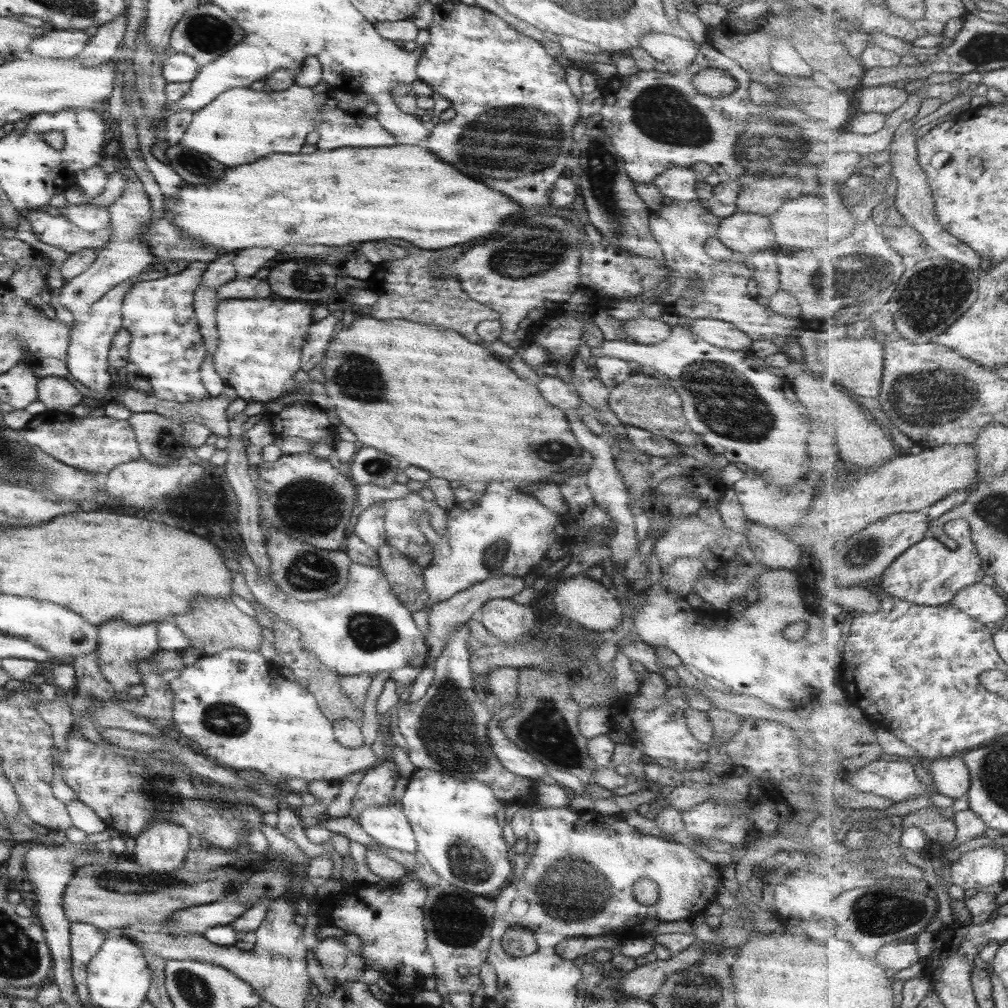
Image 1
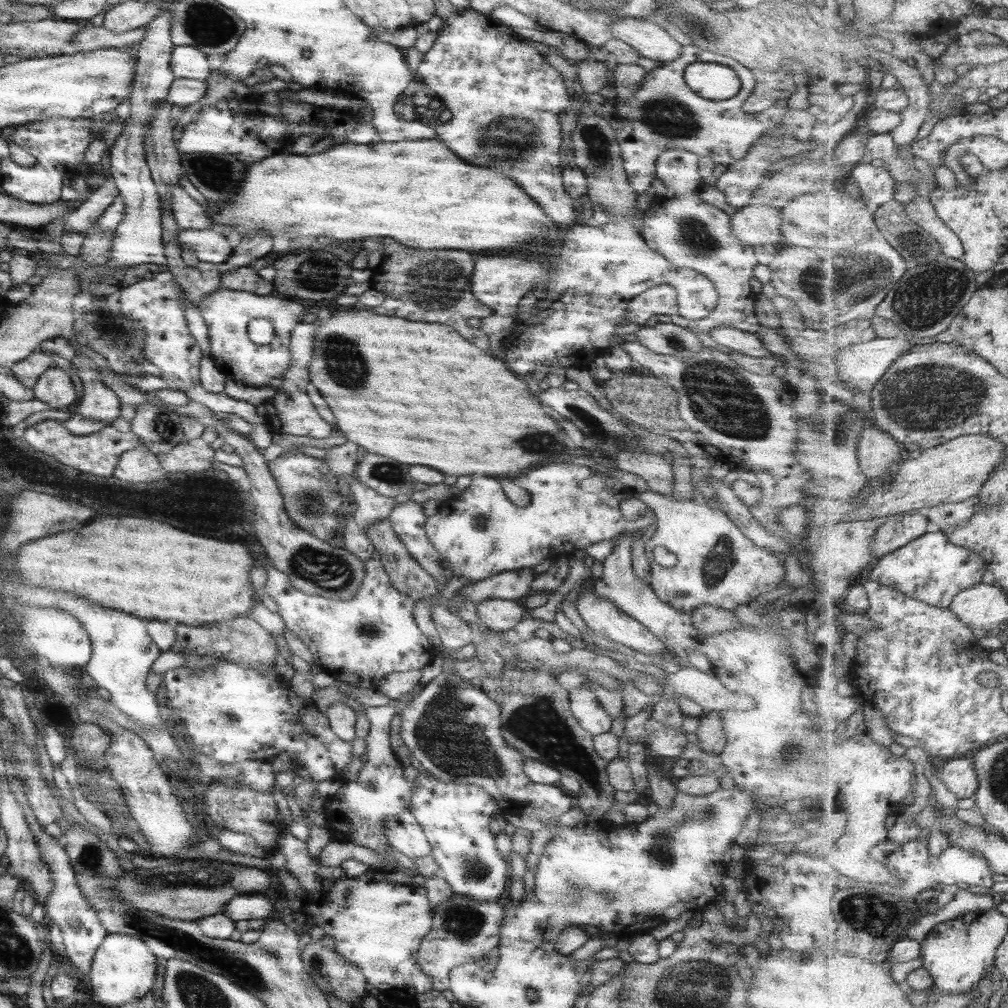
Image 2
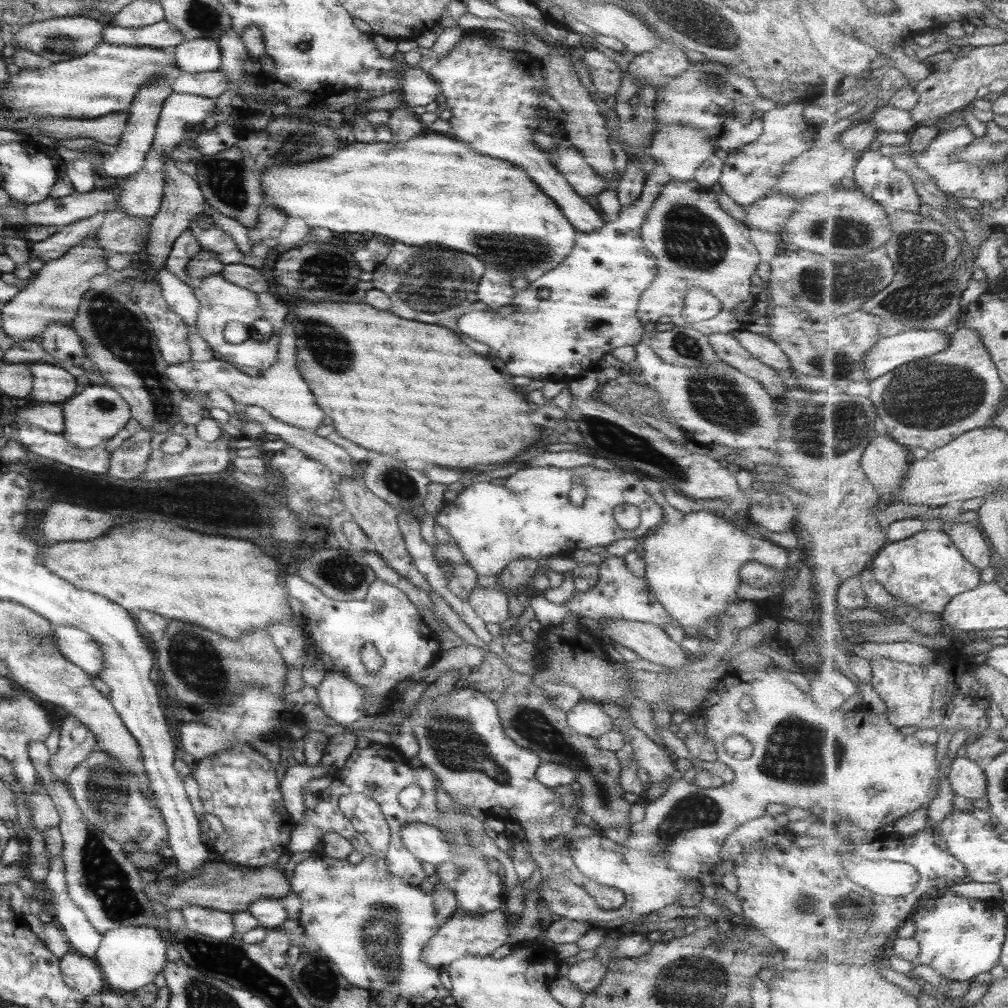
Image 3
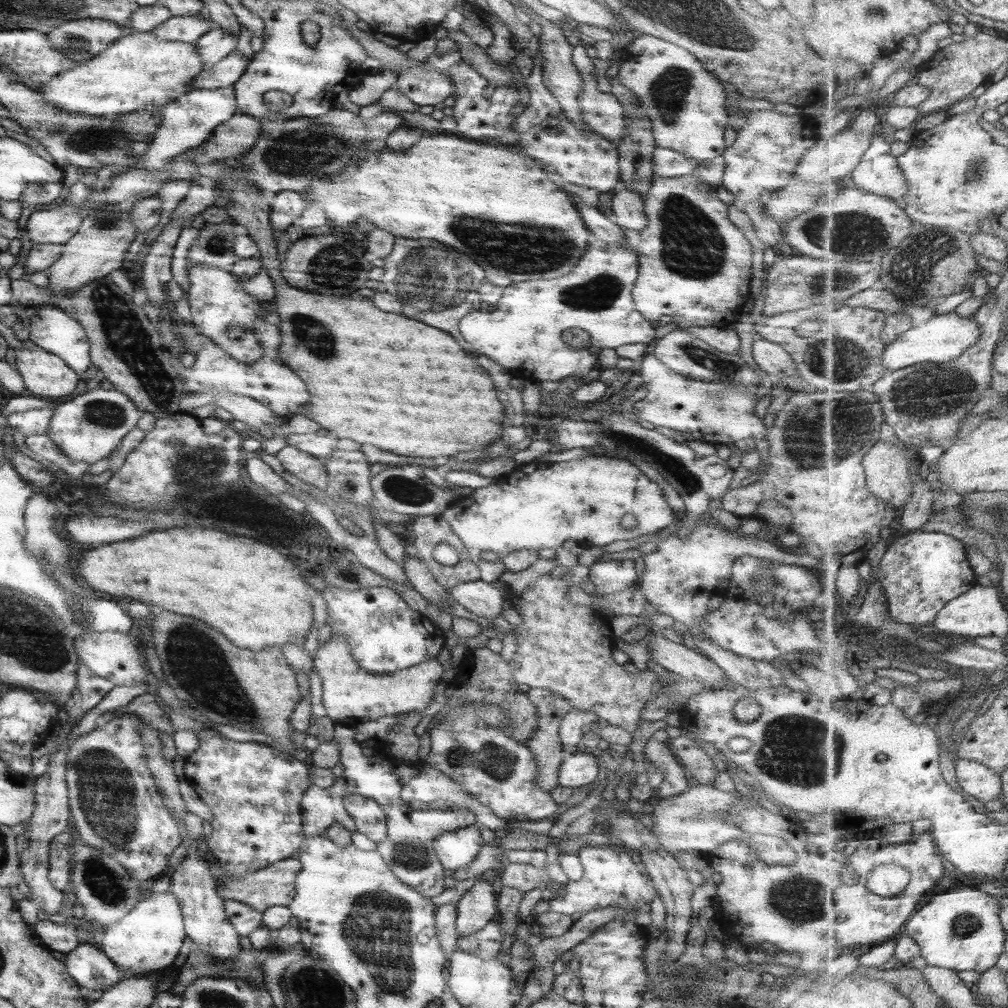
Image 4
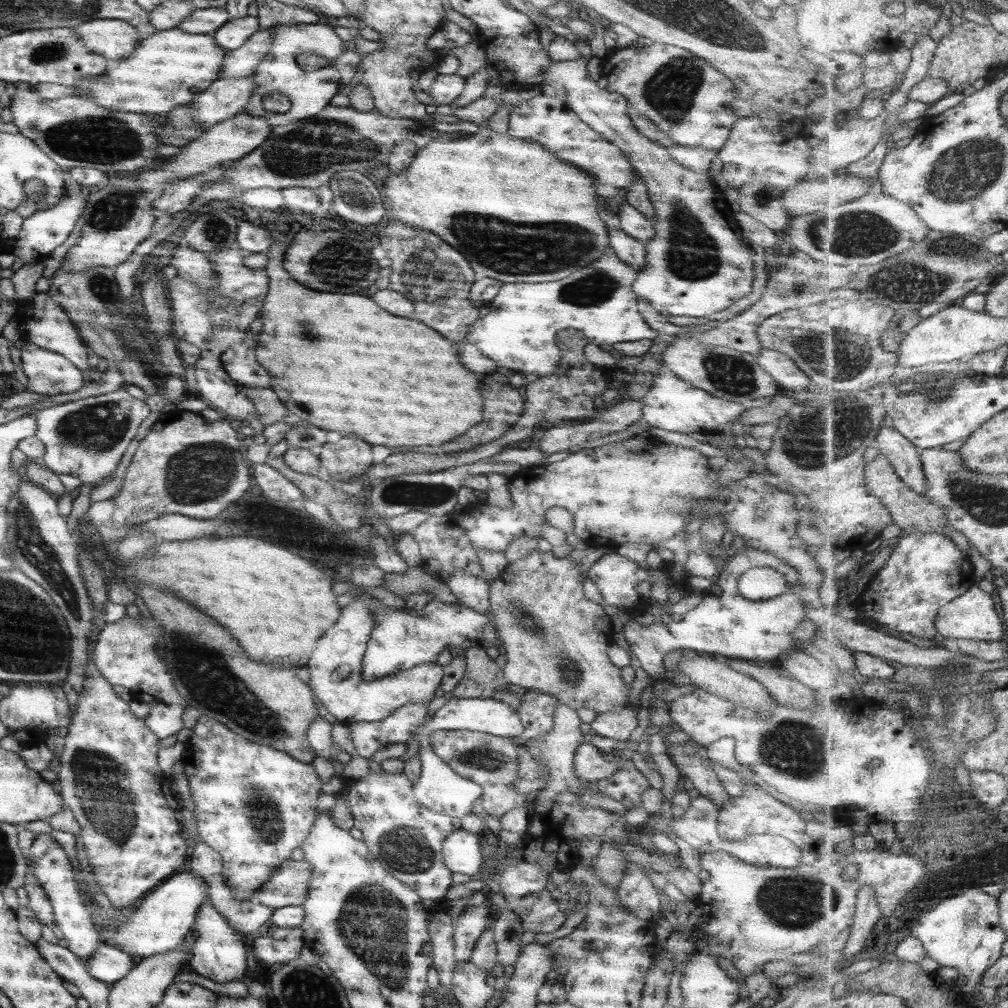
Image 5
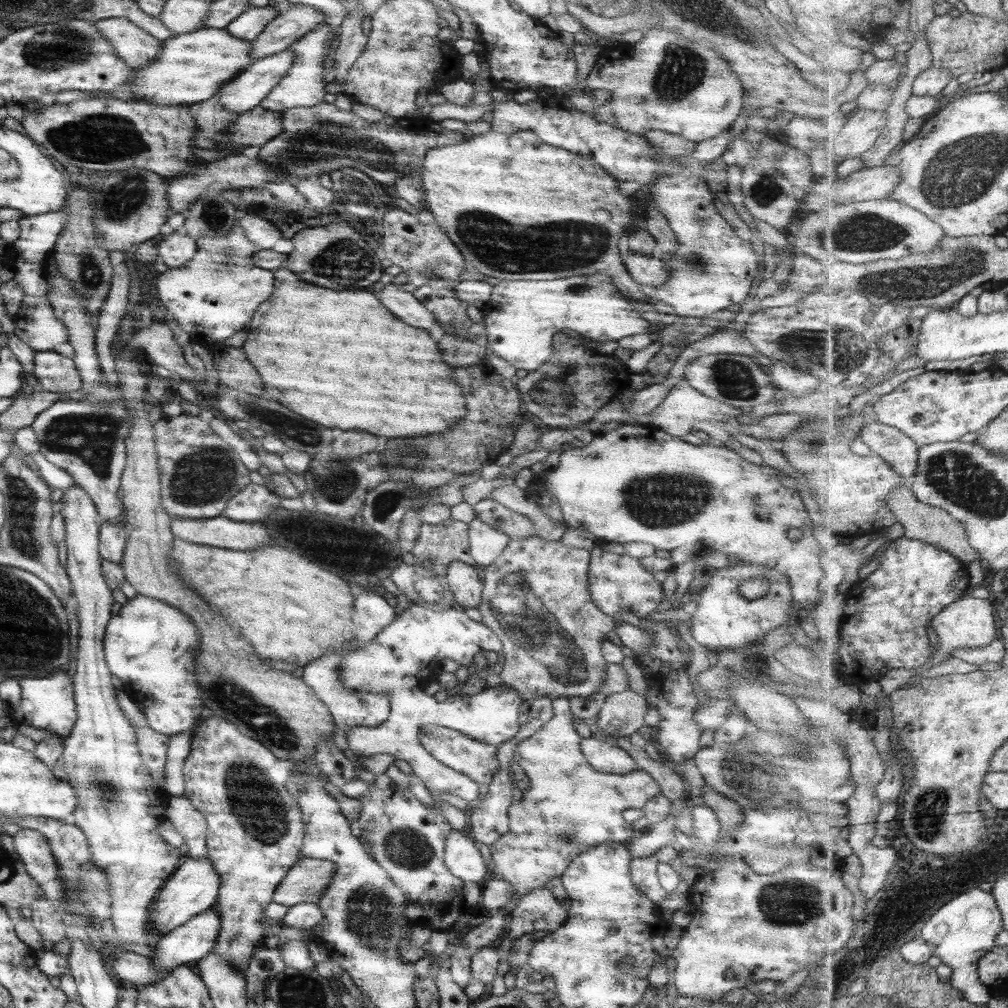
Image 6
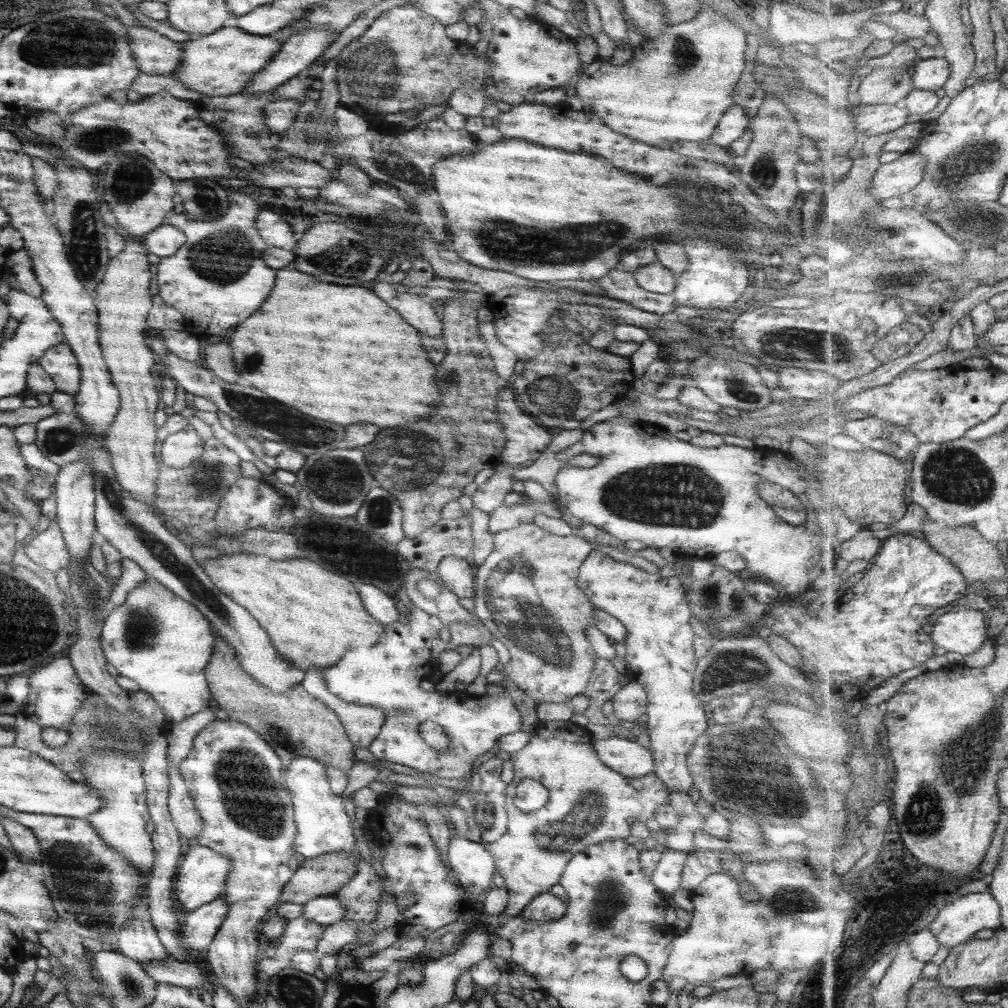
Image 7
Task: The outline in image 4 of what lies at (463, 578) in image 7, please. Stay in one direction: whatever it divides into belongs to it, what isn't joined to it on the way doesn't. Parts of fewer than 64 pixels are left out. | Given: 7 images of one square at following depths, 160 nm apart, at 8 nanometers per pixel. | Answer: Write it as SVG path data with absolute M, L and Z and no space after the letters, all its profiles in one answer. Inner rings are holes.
M477 579L471 582L460 582L448 590L448 596L463 606L473 616L493 619L499 616L504 608L504 590L498 585Z

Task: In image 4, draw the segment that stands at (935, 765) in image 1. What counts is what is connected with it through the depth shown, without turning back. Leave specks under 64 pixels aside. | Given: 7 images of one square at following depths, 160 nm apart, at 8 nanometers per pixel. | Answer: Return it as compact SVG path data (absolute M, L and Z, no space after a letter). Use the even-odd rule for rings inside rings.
M956 759L955 774L960 788L982 803L1000 800L1004 794L1000 775L980 762Z

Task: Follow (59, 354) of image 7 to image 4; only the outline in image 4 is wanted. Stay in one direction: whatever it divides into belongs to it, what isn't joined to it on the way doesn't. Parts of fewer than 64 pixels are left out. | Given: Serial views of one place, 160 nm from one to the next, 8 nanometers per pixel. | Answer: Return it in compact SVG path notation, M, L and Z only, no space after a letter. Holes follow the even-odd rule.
M29 341L15 348L15 371L29 394L37 398L59 398L78 391L80 378L61 358L37 348Z

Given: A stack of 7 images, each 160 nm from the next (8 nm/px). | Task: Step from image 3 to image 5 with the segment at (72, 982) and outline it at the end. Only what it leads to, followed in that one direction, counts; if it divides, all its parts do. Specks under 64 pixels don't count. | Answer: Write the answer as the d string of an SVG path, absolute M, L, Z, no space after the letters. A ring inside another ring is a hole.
M102 943L97 946L91 958L83 961L82 965L91 978L110 986L123 978L134 964L135 961L123 954L121 950Z

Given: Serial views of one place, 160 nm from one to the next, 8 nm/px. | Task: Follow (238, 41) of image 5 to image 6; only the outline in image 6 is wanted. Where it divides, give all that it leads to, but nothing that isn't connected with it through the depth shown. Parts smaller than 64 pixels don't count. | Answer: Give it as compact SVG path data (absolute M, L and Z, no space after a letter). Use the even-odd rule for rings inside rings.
M249 6L237 18L229 22L224 29L239 40L252 41L275 17L276 12L271 7Z

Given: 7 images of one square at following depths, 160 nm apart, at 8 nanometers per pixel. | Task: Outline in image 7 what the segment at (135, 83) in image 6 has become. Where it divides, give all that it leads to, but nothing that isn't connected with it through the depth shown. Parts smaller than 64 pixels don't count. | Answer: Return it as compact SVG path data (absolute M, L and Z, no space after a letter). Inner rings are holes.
M223 27L199 38L186 39L181 47L180 65L169 76L203 97L229 96L246 90L249 80L266 68L279 49L280 44L273 35L259 36L237 27Z

